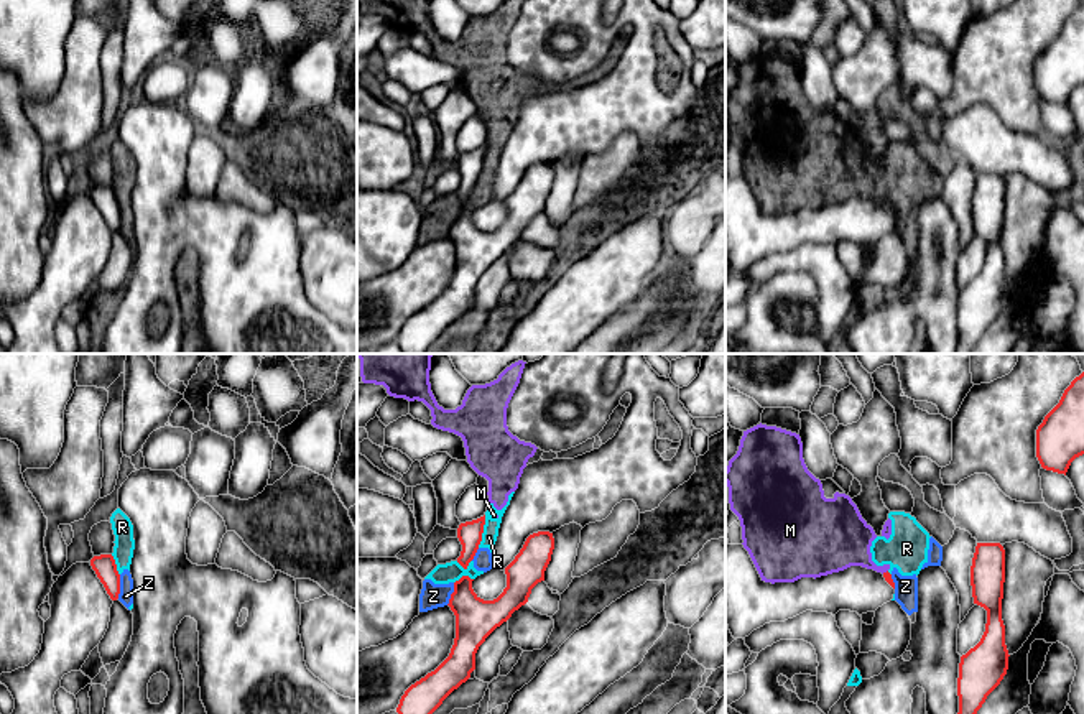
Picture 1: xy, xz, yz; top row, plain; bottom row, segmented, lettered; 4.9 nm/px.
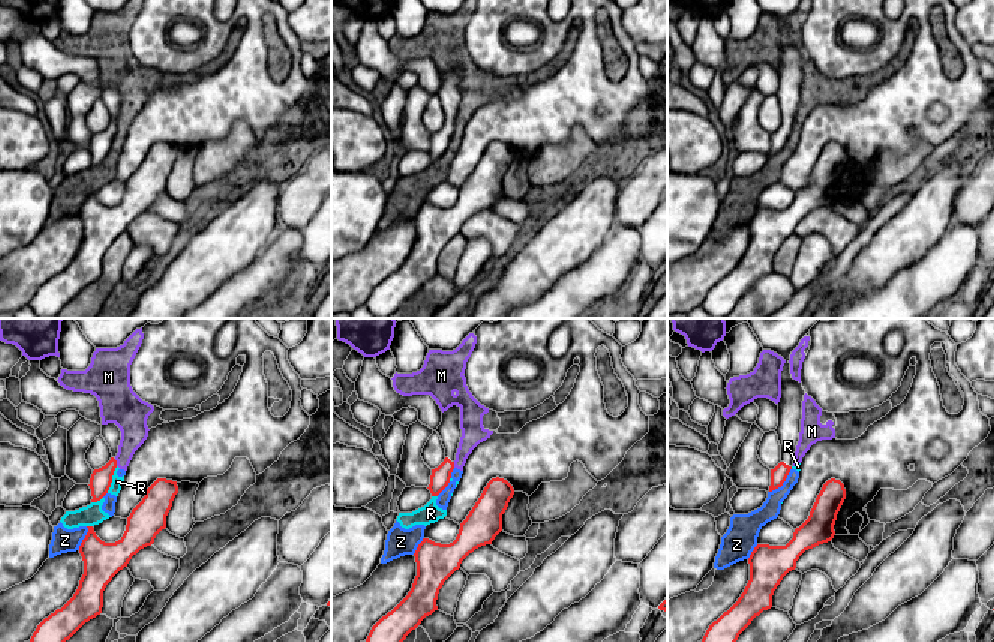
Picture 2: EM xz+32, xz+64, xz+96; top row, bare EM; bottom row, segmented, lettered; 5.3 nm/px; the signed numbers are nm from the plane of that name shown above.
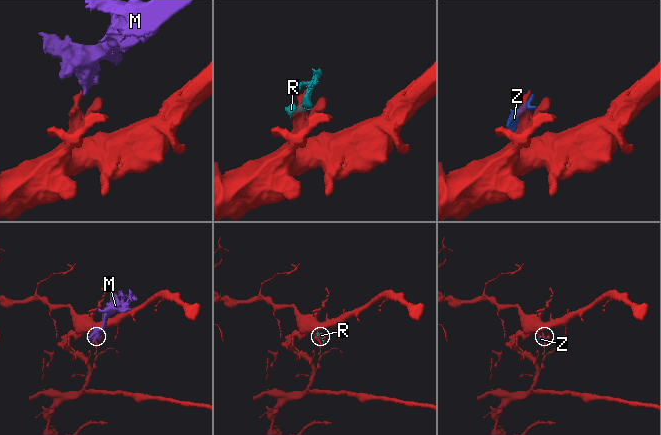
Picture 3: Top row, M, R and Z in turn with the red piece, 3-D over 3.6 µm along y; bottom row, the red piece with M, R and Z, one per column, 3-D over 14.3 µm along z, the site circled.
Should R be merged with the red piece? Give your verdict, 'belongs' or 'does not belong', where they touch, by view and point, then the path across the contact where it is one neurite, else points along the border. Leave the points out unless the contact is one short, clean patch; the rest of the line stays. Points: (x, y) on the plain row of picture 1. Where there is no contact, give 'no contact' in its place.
does not belong | xz (482, 163)

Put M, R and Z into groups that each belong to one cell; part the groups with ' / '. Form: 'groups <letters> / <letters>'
groups M R Z

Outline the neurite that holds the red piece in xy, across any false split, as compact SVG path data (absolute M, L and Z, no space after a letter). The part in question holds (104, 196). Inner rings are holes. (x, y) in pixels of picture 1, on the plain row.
M100 186L90 191L90 197L95 202L97 209L104 216L107 225L112 232L118 230L120 225L120 206L112 186Z

